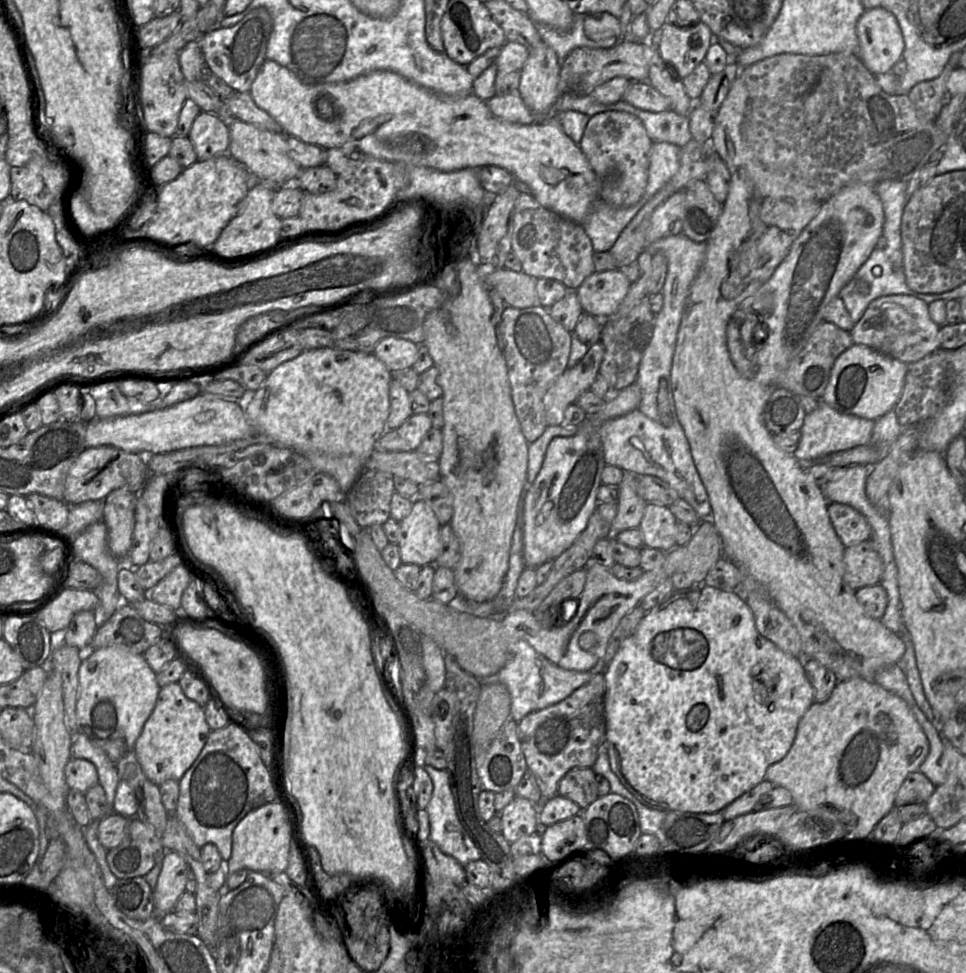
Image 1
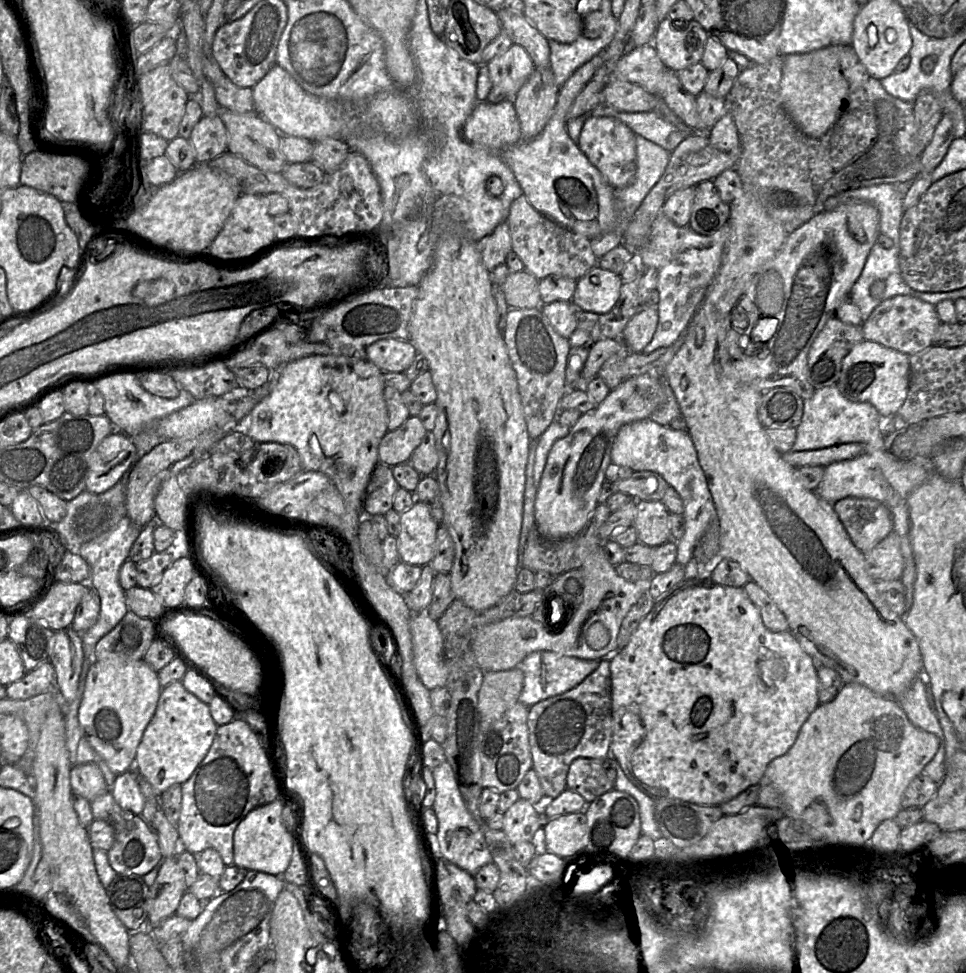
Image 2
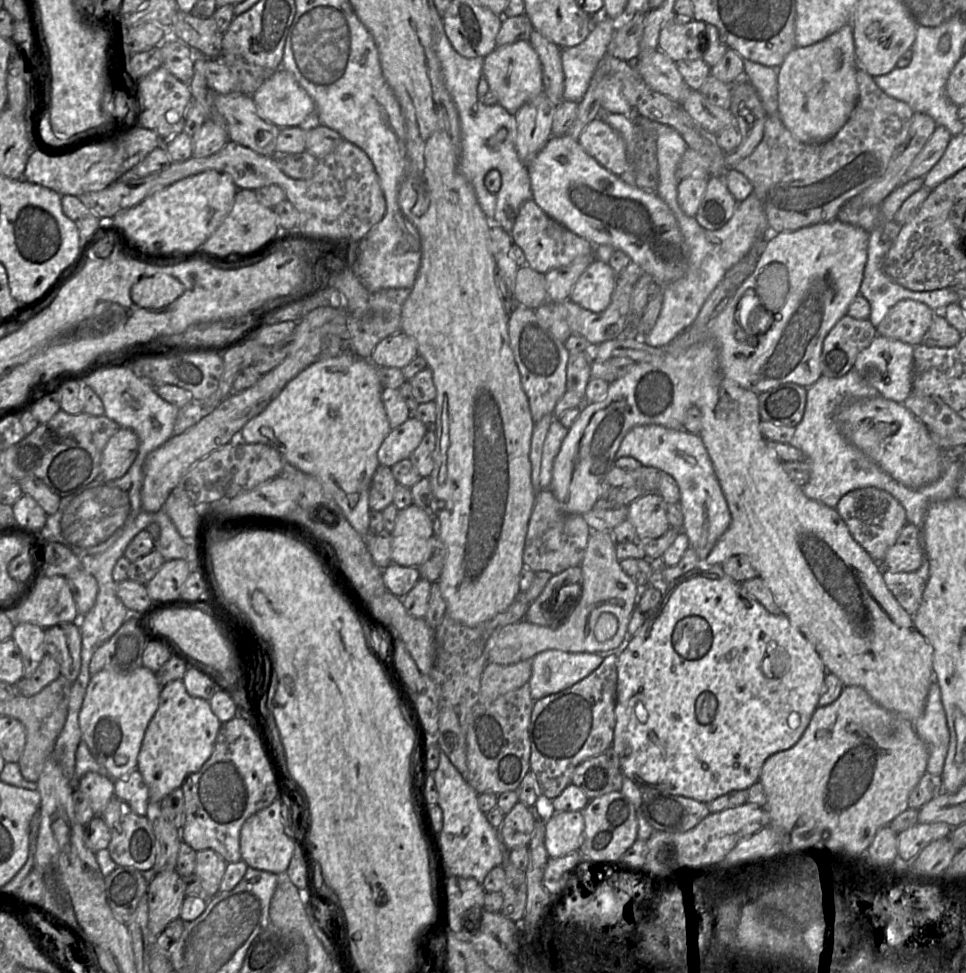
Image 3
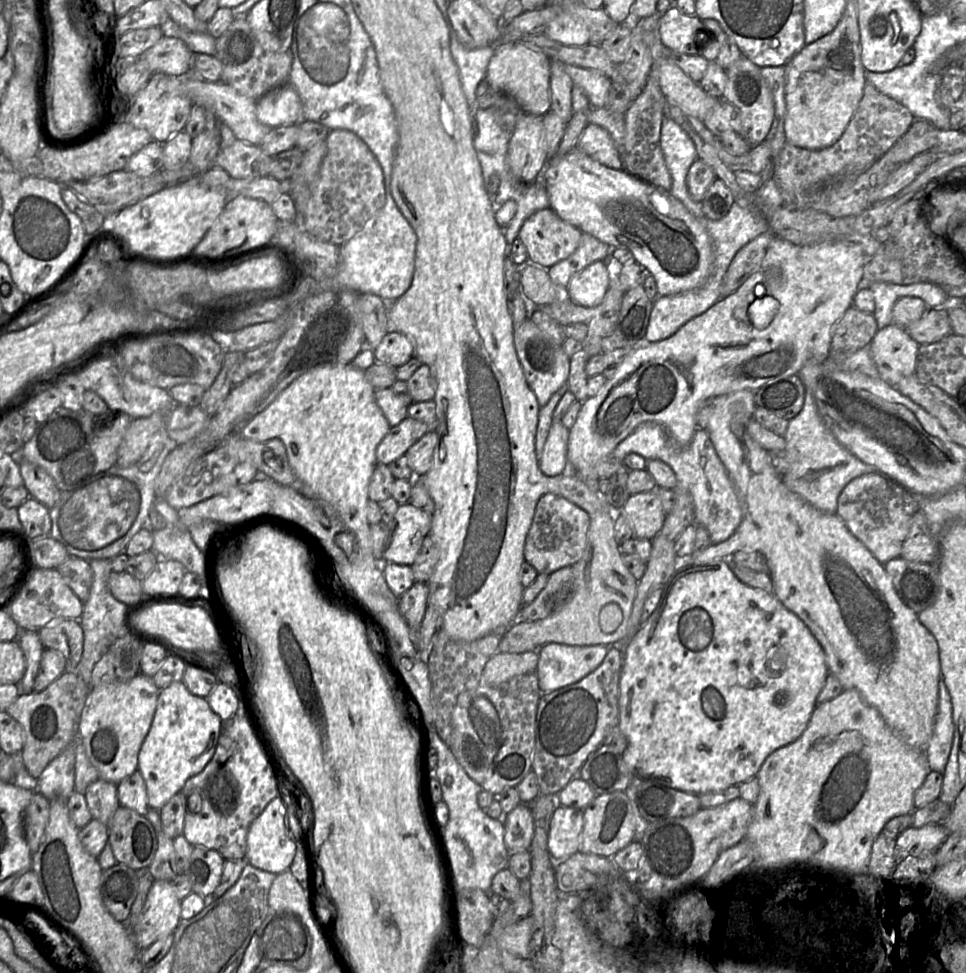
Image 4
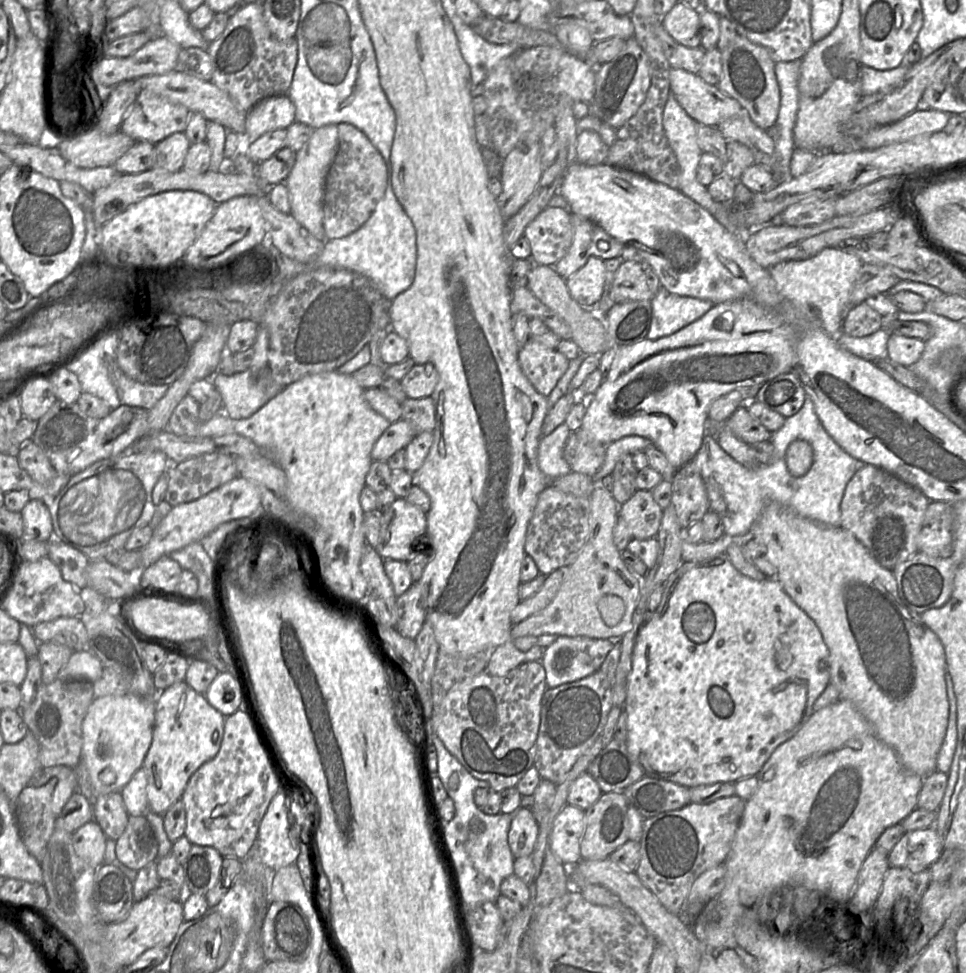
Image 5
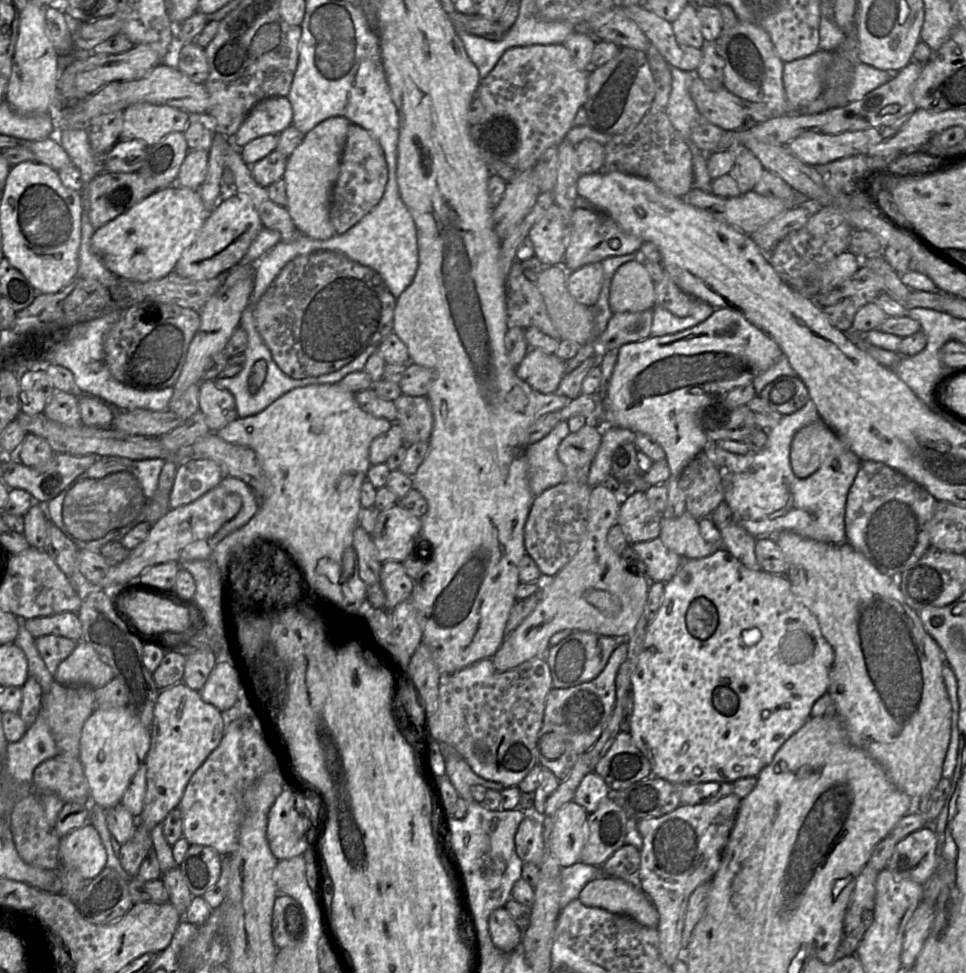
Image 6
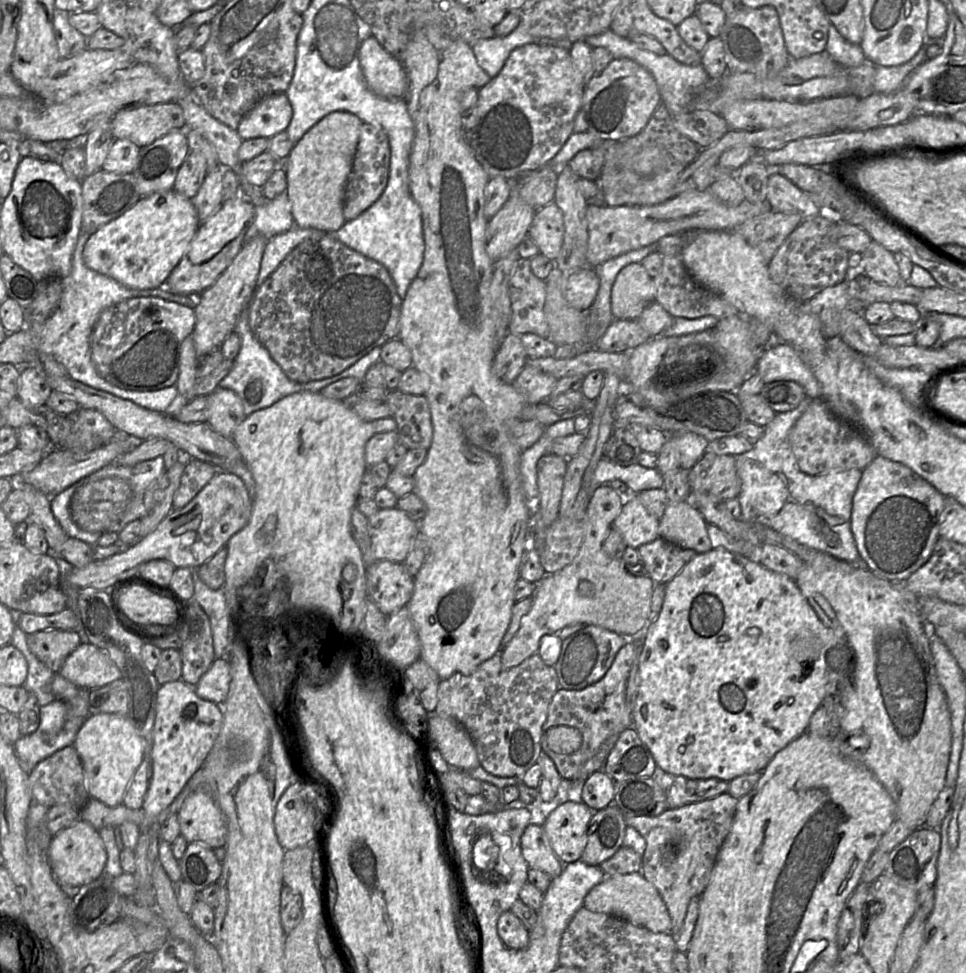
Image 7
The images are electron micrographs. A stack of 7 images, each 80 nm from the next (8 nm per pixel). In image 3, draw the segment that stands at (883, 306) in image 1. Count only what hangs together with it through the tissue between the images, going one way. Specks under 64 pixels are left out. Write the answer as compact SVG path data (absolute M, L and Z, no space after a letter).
M903 299L892 306L876 327L877 335L917 346L922 344L936 312L925 303Z

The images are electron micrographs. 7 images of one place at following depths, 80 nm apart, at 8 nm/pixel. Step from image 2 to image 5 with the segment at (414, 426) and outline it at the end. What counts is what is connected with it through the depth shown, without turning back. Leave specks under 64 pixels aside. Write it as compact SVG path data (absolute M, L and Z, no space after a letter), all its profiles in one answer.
M404 419L390 423L372 448L372 460L387 461L395 452L405 449L416 434L413 427Z

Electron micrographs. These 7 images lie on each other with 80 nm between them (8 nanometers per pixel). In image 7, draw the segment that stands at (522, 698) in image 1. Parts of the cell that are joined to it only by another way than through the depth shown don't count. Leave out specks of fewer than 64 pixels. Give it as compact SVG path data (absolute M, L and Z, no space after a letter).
M587 625L563 640L557 662L554 664L559 687L566 690L581 690L598 682L611 667L617 652L627 642L613 631L600 626Z

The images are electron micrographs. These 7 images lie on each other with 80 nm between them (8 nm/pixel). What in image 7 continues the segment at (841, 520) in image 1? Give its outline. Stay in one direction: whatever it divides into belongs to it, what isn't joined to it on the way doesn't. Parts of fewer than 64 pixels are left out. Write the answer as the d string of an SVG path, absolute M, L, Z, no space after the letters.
M876 456L862 470L852 501L851 531L865 567L890 582L905 582L933 553L944 500L945 496L909 467Z

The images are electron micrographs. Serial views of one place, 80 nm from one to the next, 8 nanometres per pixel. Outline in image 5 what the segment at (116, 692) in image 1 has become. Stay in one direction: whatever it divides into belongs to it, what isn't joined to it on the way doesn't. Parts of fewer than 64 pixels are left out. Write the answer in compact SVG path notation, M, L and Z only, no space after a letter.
M127 693L95 698L82 722L81 759L84 761L95 795L121 792L123 787L143 764L153 738L155 698L141 698Z

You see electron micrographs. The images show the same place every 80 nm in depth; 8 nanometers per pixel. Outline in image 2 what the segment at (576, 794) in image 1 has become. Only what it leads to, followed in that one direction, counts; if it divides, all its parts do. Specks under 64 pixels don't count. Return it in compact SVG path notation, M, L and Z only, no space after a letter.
M577 758L568 769L567 789L580 794L587 804L614 789L614 781L608 778L603 761L604 759Z

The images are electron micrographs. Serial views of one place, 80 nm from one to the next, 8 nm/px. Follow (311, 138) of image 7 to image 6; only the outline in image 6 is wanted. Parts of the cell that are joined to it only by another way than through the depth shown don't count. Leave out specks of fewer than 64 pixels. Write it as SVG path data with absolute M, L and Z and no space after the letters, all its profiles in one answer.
M332 116L323 120L305 134L287 160L283 176L287 192L285 208L297 229L314 239L327 240L335 235L330 221L331 194L339 174L350 123L344 116Z

